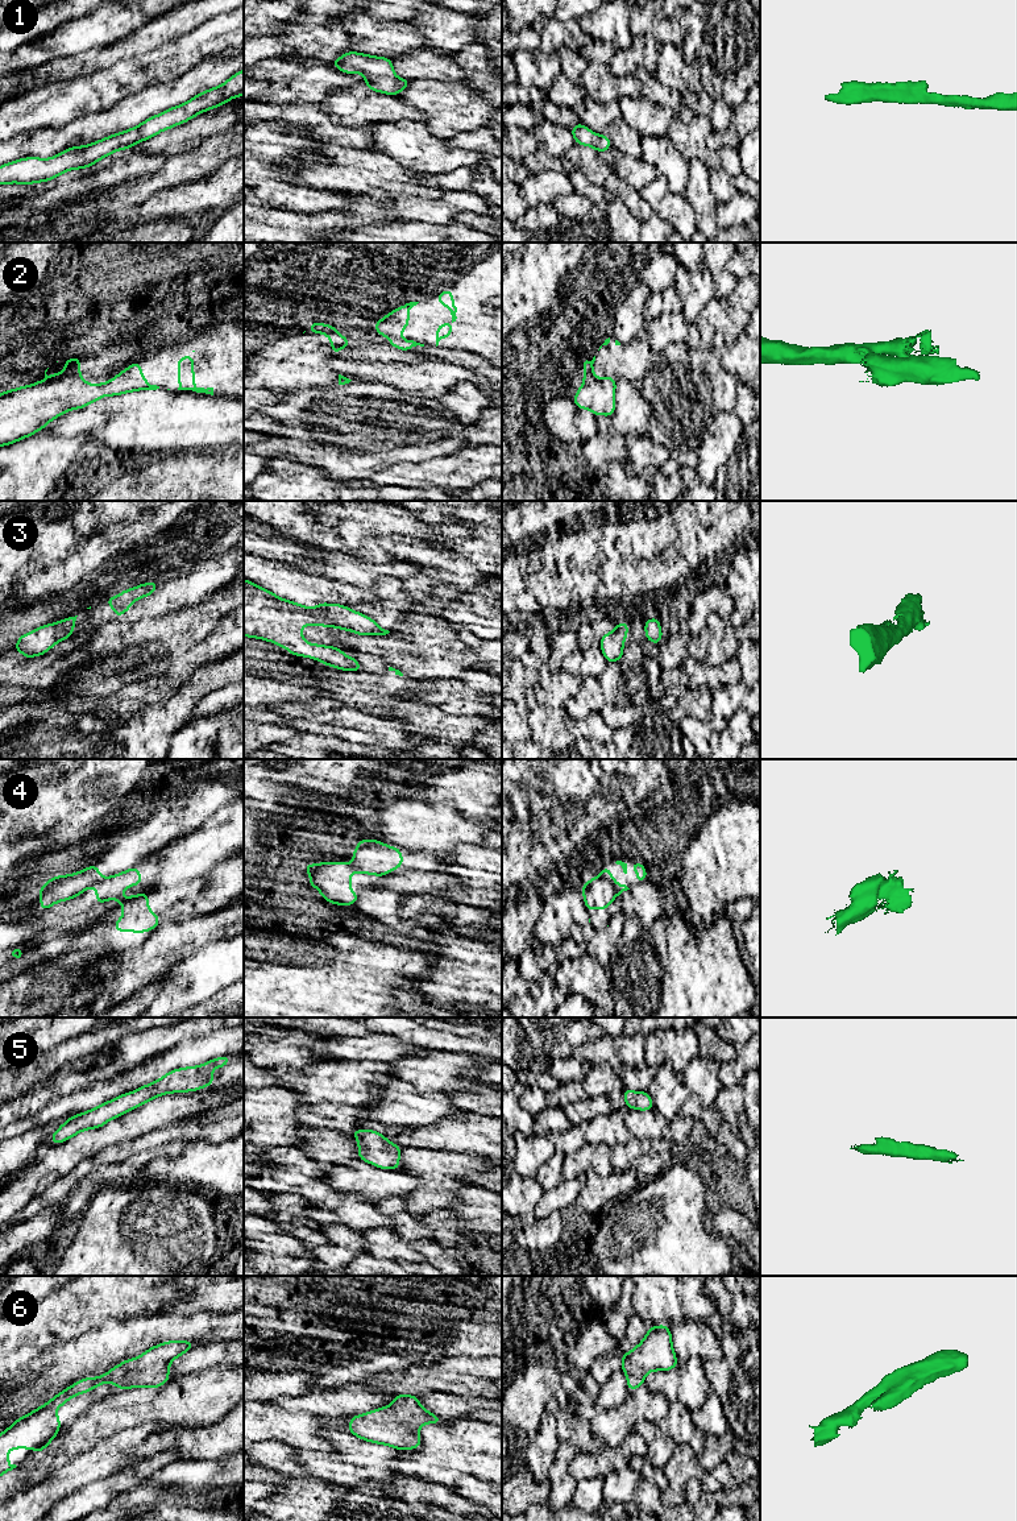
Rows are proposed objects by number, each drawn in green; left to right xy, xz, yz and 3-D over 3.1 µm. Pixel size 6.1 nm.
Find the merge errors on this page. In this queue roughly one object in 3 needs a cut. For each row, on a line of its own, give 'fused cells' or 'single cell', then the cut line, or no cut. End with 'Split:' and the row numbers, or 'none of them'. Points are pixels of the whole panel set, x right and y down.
1: single cell | no cut
2: fused cells | xy (63, 372), (79, 374)
3: single cell | no cut
4: fused cells | yz (601, 875), (613, 885), (618, 894)
5: single cell | no cut
6: single cell | no cut
Split: 2, 4

